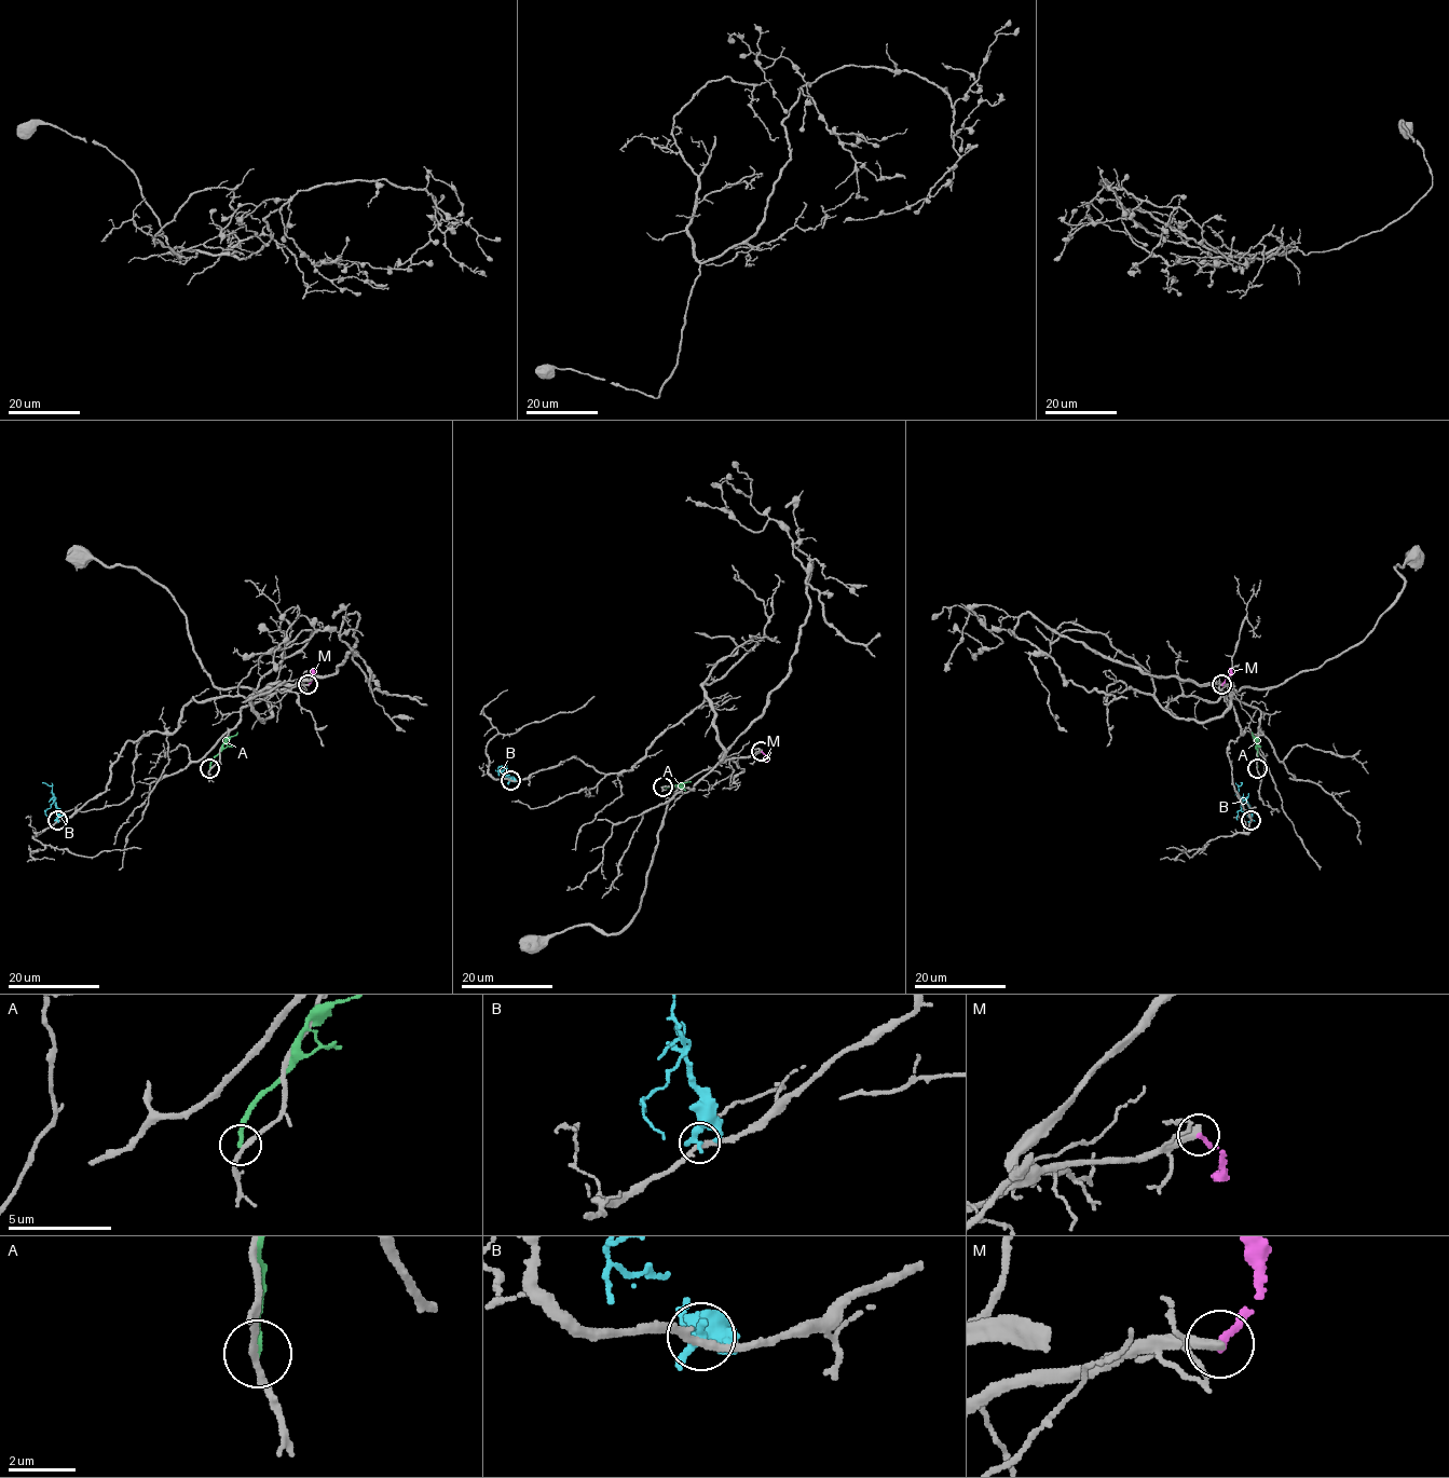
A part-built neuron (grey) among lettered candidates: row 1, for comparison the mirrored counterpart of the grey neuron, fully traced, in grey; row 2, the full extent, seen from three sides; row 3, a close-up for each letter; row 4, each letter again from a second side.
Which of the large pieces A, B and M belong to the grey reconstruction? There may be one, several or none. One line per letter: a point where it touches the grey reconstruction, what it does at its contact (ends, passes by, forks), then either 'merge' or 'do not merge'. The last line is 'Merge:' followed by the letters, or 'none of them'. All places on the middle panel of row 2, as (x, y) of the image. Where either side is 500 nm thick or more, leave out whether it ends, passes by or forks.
A: (663, 787) | it ends | do not merge
B: (510, 780) | it ends | do not merge
M: (761, 751) | it ends | do not merge
Merge: none of them

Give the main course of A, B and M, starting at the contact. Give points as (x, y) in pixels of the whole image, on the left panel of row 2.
A: (210, 768), (210, 762), (237, 733)
B: (57, 820), (52, 788), (42, 782)
M: (308, 684), (313, 678), (312, 668)

